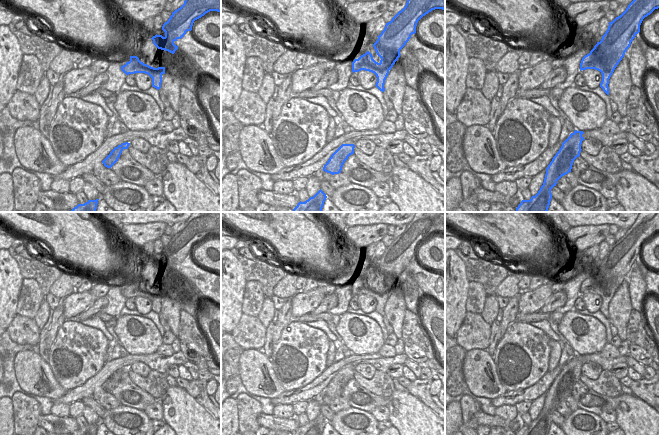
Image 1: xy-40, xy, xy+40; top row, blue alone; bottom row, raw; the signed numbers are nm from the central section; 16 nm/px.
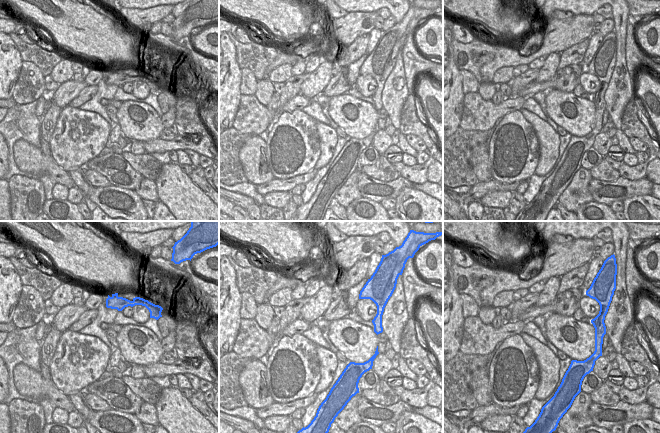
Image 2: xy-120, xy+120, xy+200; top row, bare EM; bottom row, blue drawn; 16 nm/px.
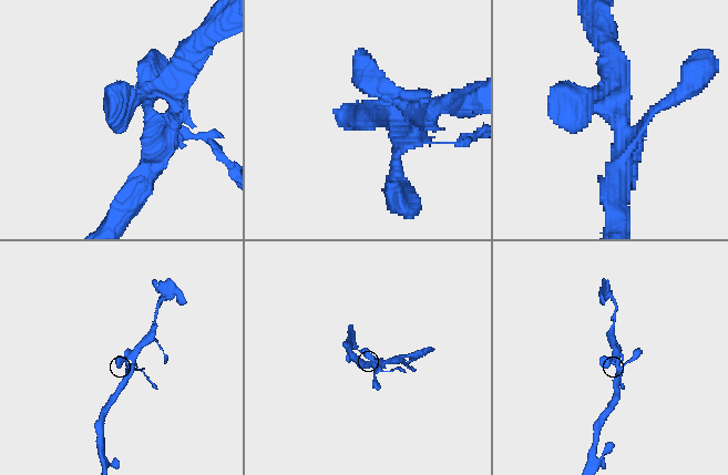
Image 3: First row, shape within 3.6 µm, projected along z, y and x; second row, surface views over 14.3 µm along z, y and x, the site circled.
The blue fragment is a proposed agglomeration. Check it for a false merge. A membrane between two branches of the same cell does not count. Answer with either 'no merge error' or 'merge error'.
no merge error

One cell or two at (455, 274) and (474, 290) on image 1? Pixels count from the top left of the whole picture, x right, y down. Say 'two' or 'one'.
two

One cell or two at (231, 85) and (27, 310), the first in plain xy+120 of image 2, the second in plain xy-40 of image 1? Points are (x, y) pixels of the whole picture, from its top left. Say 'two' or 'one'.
two

